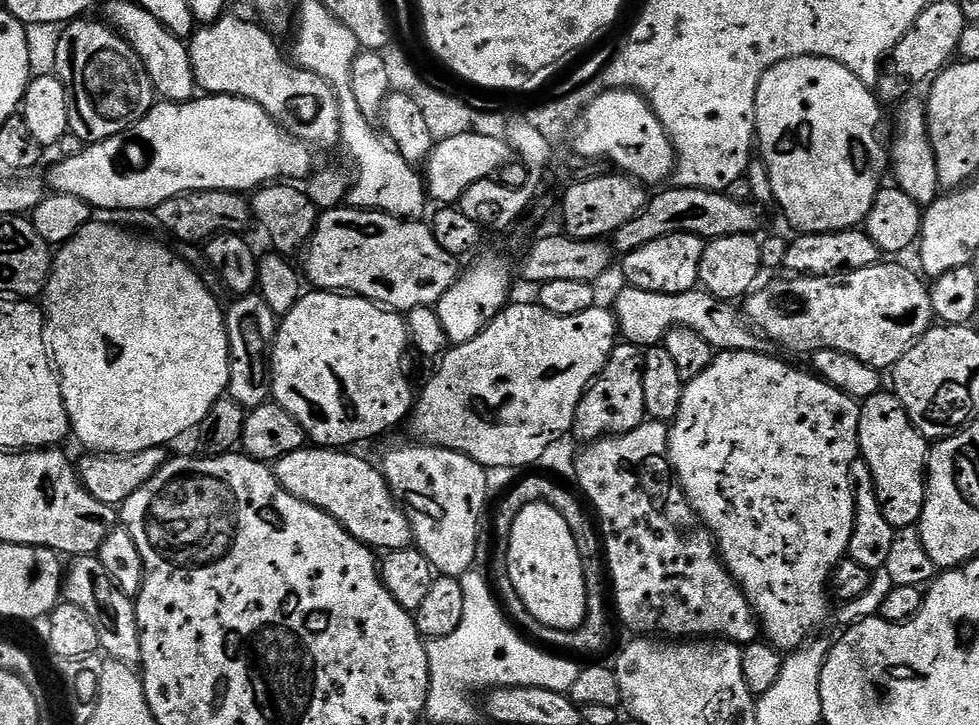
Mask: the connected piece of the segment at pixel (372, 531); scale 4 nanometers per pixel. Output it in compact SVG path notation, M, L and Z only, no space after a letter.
M305 446L294 450L294 454L286 454L280 460L275 461L274 475L277 482L287 492L294 494L294 498L330 514L330 518L334 518L350 535L358 538L358 542L368 545L369 548L373 550L384 548L385 553L390 553L409 547L413 543L412 527L406 514L392 496L392 491L389 490L388 483L384 480L383 471L377 465L375 468L370 461L363 460L360 456L351 456L350 453L351 451L348 450L323 446Z

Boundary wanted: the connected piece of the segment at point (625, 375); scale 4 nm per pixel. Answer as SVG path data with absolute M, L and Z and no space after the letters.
M627 342L617 343L616 349L610 354L606 366L600 375L589 384L584 392L582 402L578 402L576 417L572 423L571 435L577 436L580 442L603 440L606 436L624 436L634 431L637 426L646 420L646 390L644 389L644 352L637 344Z

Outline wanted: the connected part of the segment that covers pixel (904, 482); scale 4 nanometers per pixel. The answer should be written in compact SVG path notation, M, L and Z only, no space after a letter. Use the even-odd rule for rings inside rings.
M882 390L866 398L859 409L859 455L876 483L878 502L882 506L882 514L886 514L886 522L895 529L919 525L928 485L928 437L917 430L914 422L910 422L902 402L891 391Z

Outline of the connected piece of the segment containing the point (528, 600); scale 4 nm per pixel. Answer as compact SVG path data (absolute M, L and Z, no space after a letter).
M531 504L514 518L514 526L508 529L508 577L514 590L518 590L518 598L522 598L528 616L545 624L545 629L575 632L584 624L588 591L580 545L564 513L554 510L554 506Z

